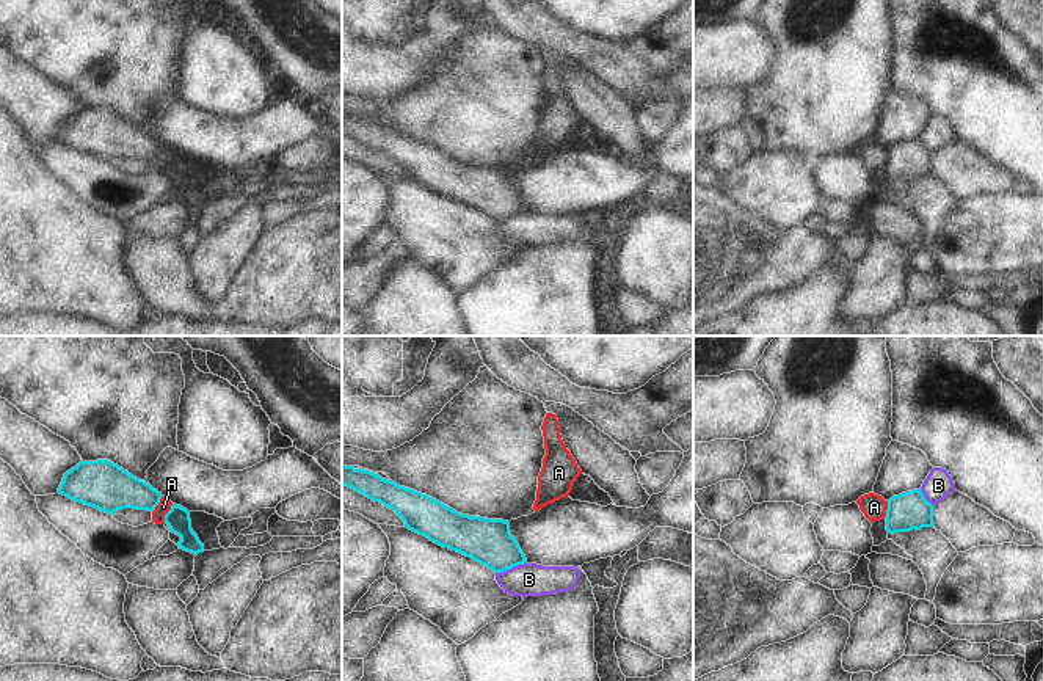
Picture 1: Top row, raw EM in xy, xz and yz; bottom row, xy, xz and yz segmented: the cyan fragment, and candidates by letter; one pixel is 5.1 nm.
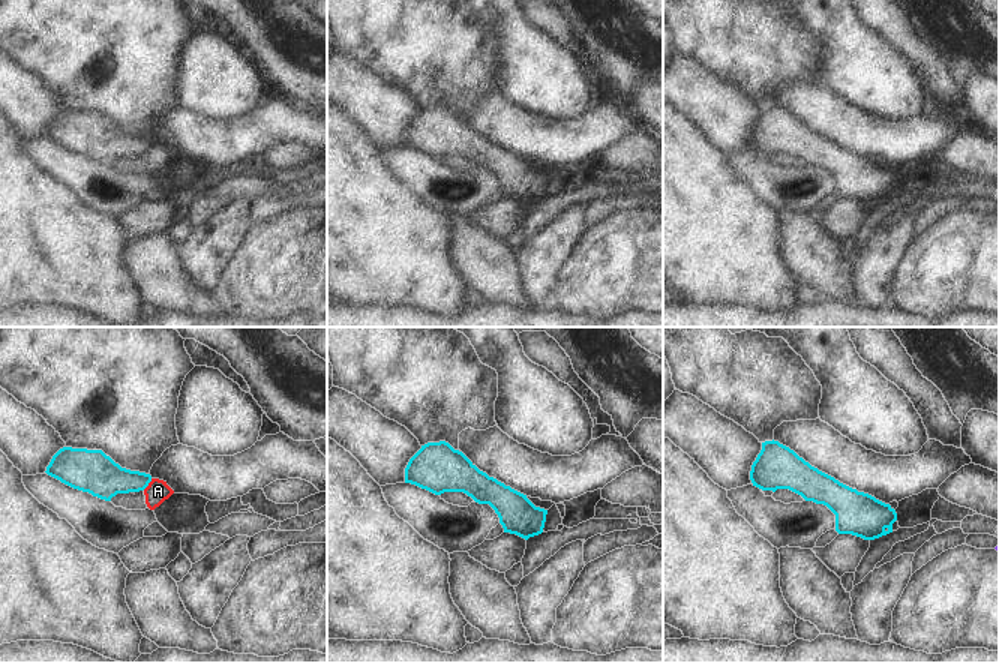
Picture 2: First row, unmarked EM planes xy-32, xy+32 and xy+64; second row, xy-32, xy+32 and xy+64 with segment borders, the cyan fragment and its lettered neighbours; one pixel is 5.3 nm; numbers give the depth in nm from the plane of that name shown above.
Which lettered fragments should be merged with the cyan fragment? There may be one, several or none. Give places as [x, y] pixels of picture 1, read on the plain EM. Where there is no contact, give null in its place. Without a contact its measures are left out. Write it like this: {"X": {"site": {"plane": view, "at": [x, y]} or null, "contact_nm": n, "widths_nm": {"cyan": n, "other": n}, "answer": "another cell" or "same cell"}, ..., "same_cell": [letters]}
{"A": {"site": {"plane": "xy", "at": [167, 162]}, "contact_nm": 120, "widths_nm": {"cyan": 120, "other": 70}, "answer": "another cell"}, "B": {"site": {"plane": "xz", "at": [510, 217]}, "contact_nm": 170, "widths_nm": {"cyan": 240, "other": 170}, "answer": "another cell"}, "same_cell": []}

